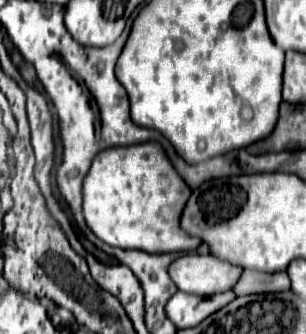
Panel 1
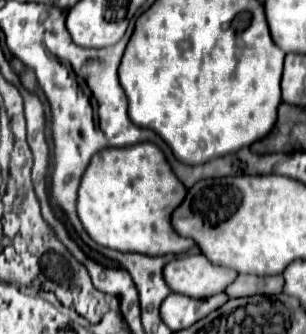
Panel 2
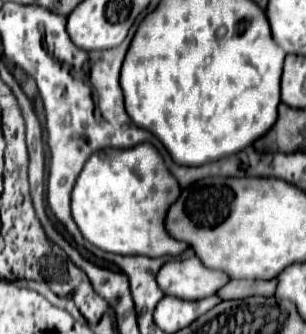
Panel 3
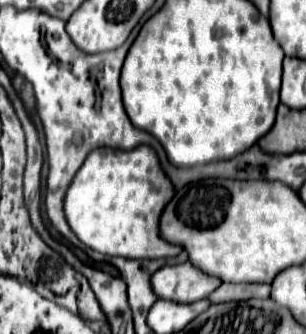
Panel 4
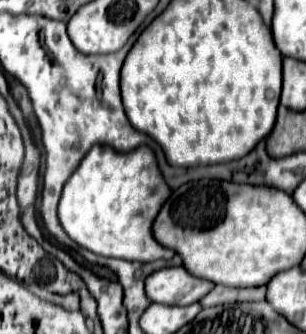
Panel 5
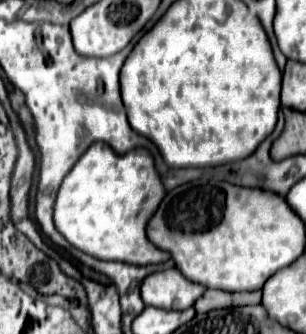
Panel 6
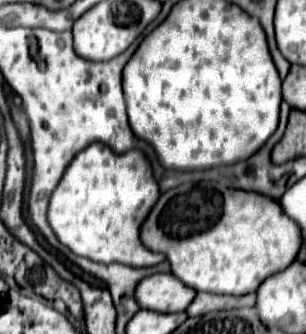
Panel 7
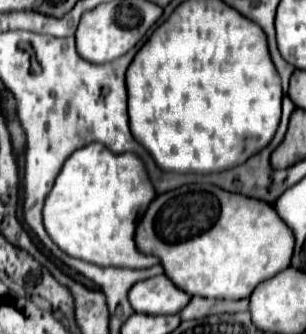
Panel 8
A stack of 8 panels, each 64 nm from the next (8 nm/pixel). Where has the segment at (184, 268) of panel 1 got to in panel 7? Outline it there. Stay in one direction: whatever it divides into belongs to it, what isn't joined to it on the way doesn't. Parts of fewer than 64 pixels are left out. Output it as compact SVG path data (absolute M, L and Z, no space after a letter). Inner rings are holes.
M172 274L148 276L134 290L138 306L154 312L184 312L194 296L196 292L180 284Z

